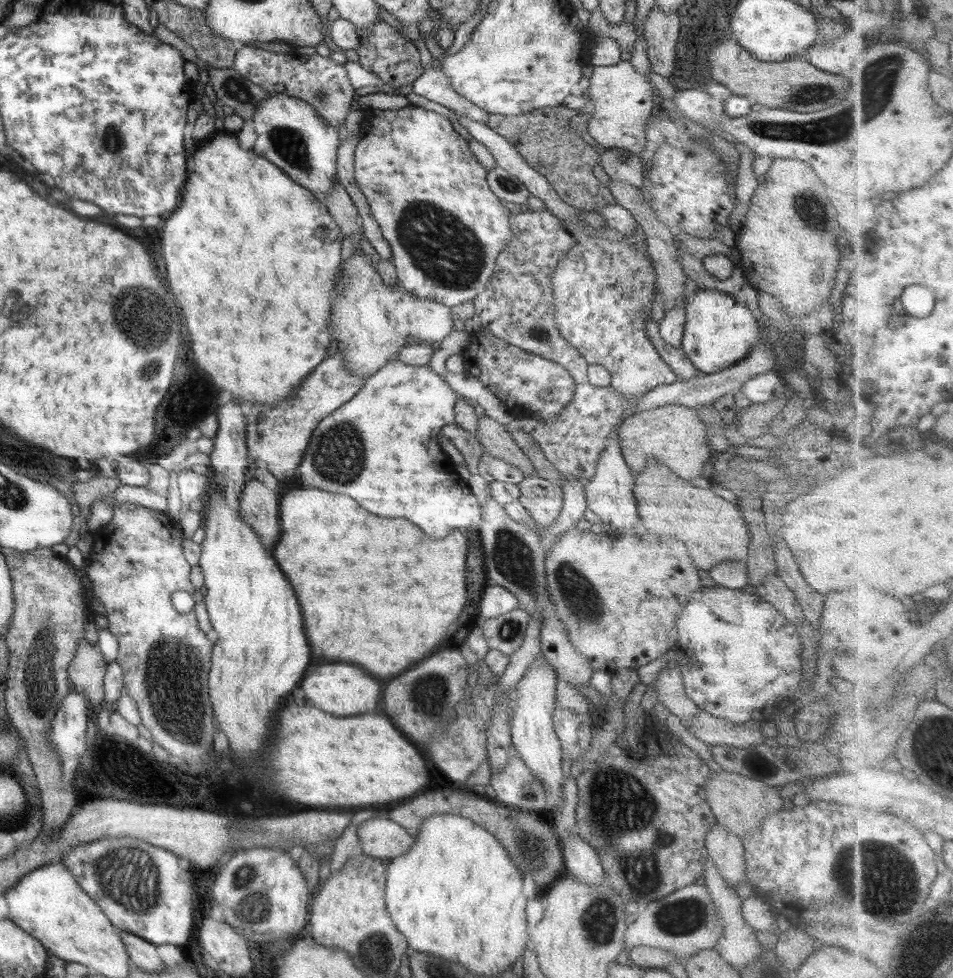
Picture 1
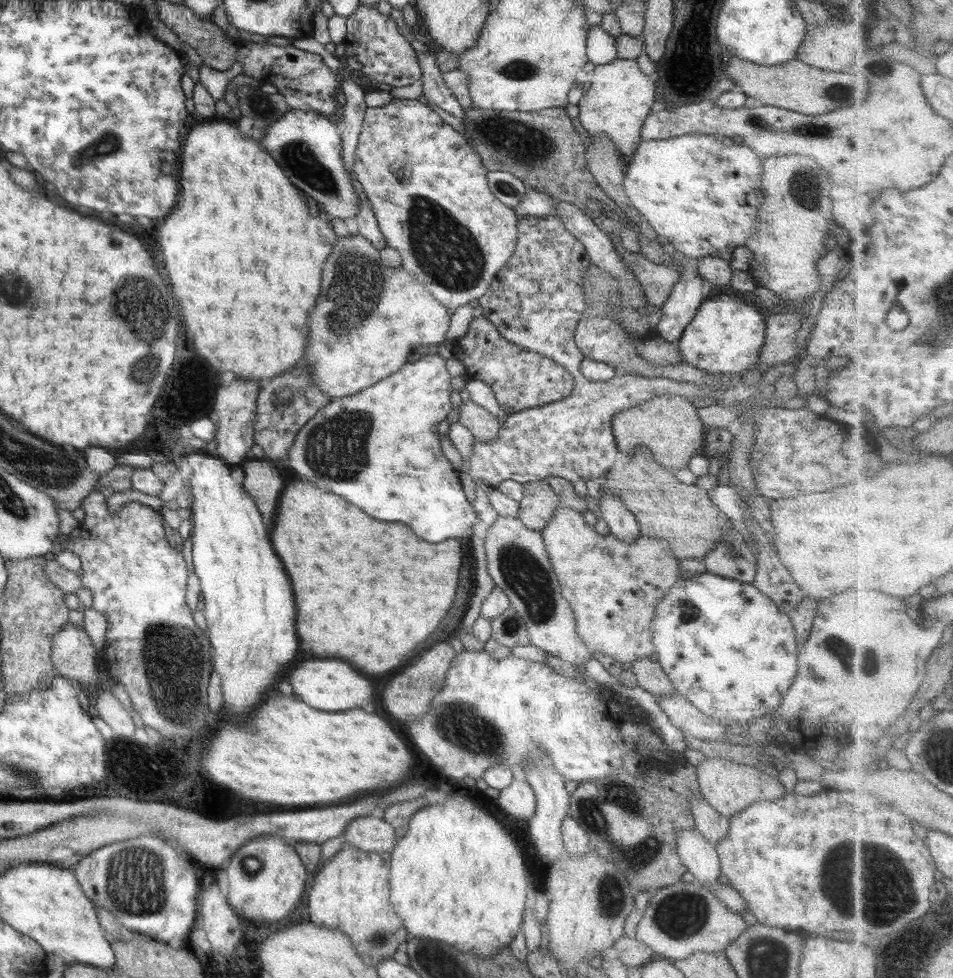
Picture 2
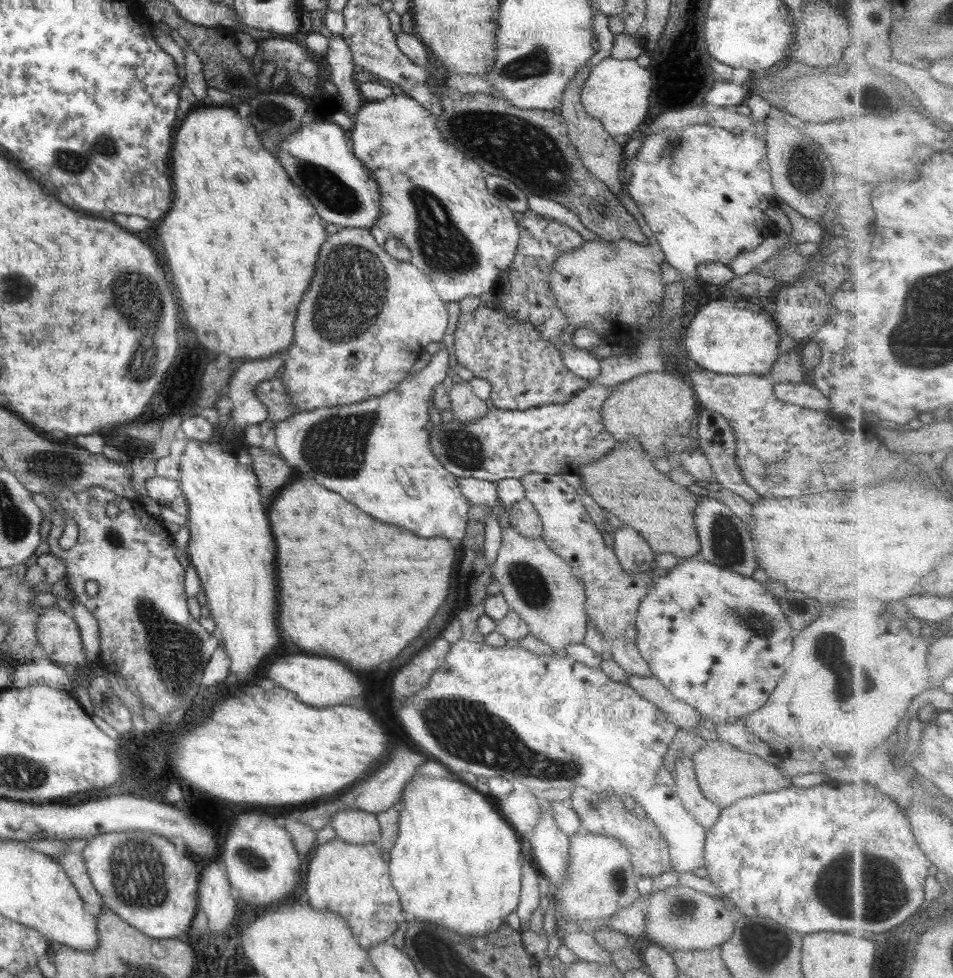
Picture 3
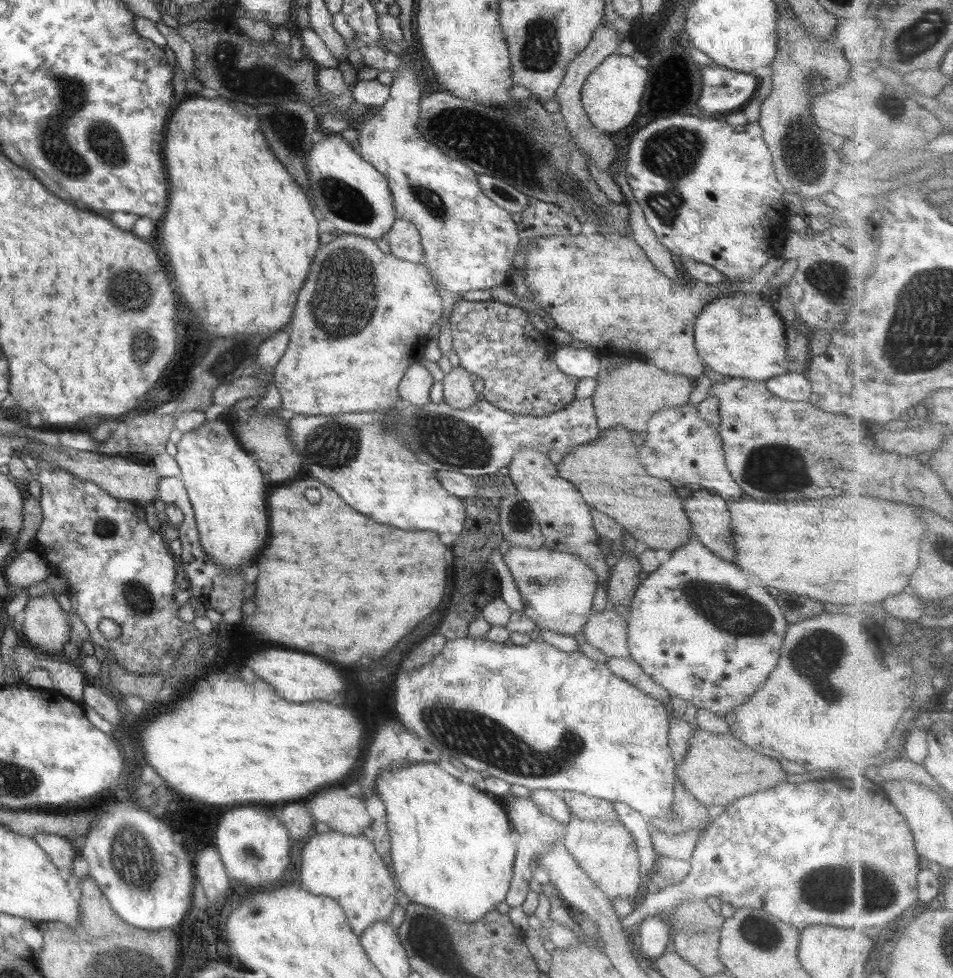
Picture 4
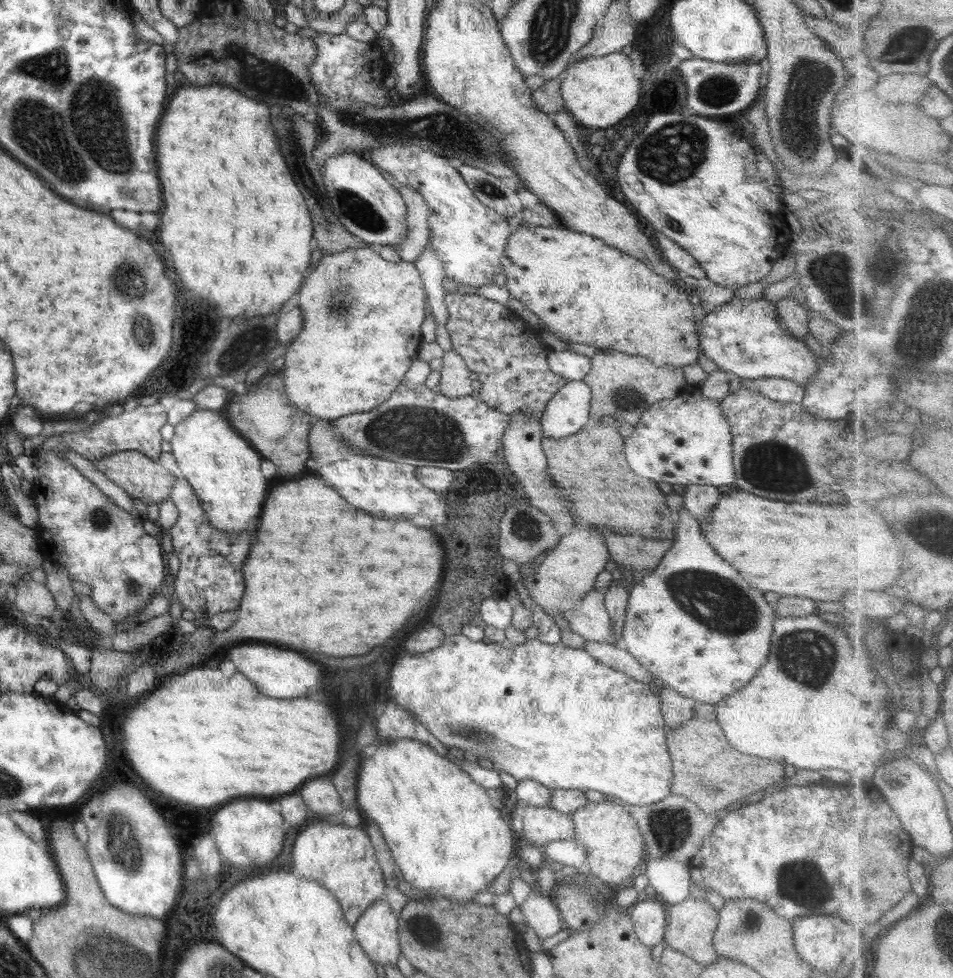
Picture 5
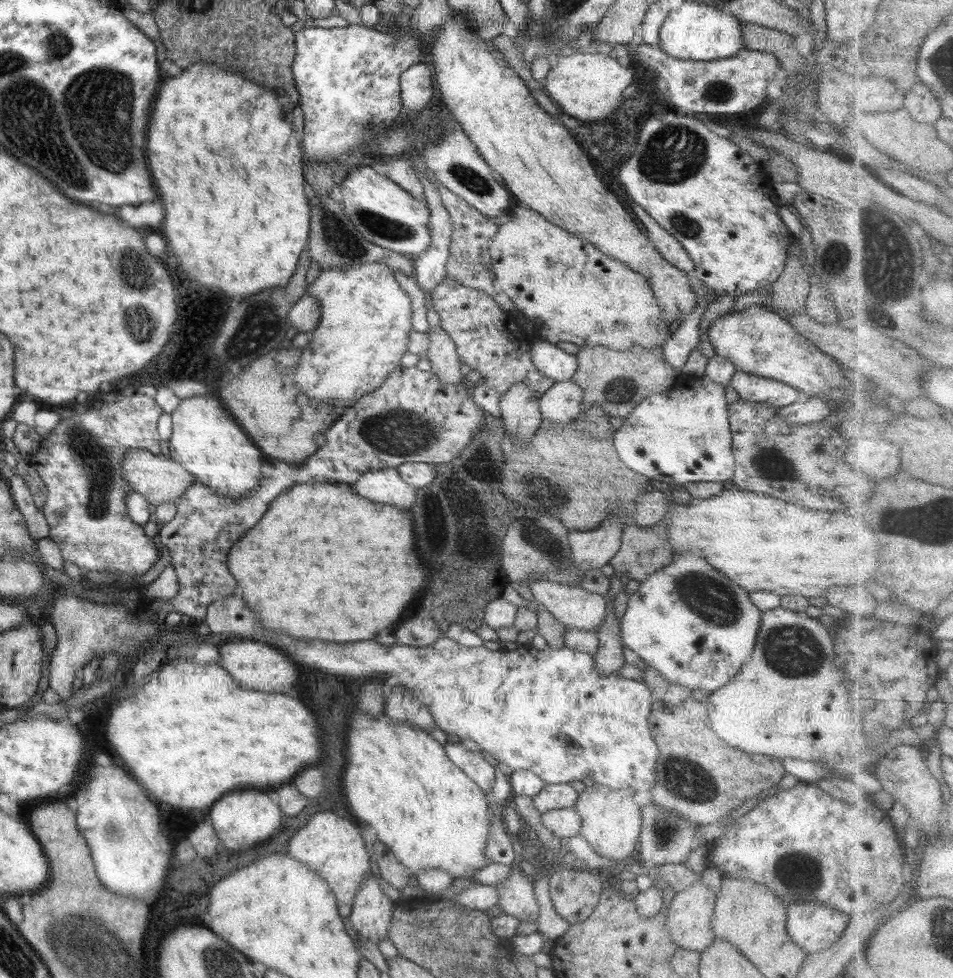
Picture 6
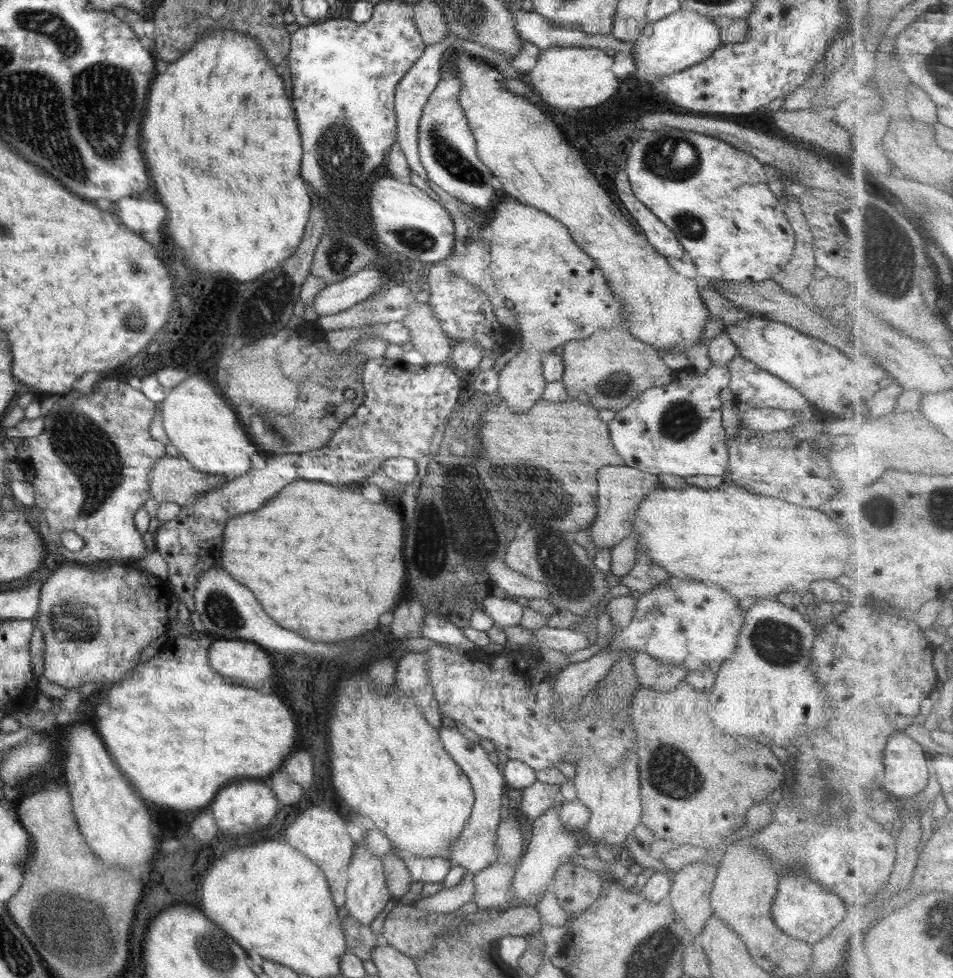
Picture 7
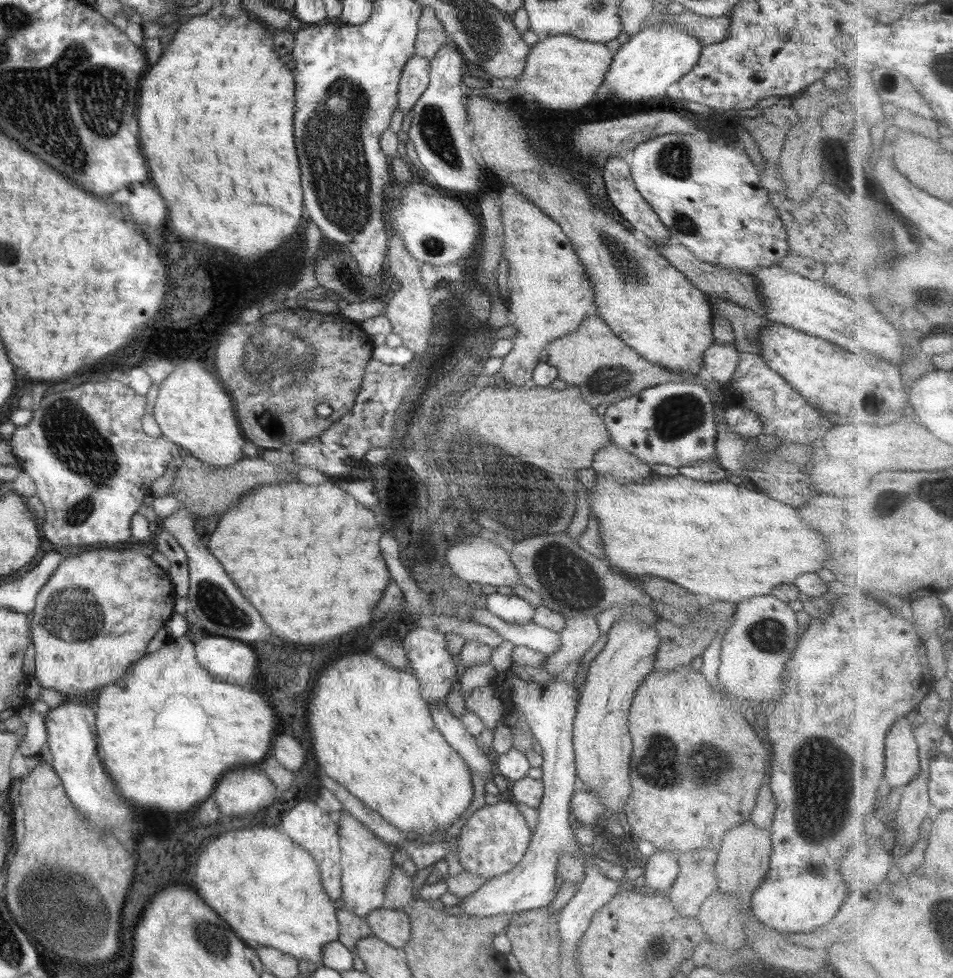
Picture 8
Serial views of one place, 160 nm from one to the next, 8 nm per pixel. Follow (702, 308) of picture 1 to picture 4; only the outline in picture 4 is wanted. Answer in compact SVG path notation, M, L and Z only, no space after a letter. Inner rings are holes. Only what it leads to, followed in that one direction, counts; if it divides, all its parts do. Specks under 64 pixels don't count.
M738 291L732 294L722 294L710 301L696 317L694 323L696 352L702 357L706 368L725 377L765 381L789 372L789 362L786 356L786 325L780 313L773 309L772 303L764 300L761 294Z

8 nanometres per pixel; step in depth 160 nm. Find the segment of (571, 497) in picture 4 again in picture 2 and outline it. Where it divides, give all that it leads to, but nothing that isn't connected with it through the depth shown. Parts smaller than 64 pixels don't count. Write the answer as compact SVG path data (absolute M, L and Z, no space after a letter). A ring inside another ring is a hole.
M566 505L554 511L541 535L562 594L575 612L583 643L592 652L608 654L624 664L654 654L651 624L655 606L679 582L683 571L669 542L639 535L636 541L609 550L606 537L588 525L581 512Z

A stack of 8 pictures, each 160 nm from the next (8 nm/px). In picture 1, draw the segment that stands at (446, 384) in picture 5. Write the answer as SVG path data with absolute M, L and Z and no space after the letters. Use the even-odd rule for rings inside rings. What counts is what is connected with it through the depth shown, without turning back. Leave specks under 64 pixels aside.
M488 415L478 417L477 422L476 436L486 453L513 464L525 477L539 476L532 461L517 445L505 425L496 422Z

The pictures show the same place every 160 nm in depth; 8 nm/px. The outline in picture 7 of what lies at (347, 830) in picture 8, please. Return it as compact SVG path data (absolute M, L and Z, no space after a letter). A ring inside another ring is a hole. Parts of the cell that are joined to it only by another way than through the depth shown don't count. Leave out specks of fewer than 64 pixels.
M356 845L347 874L344 908L359 923L370 925L393 897L386 884L383 860L366 845Z

